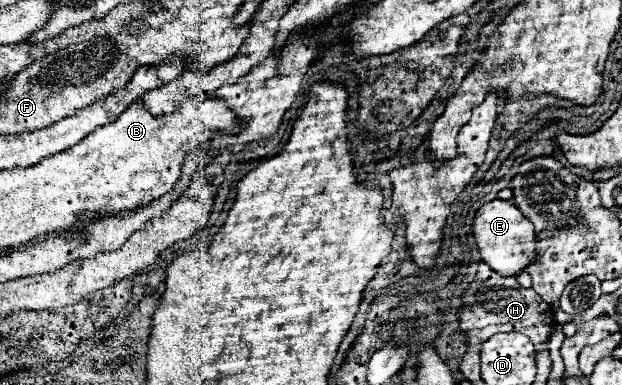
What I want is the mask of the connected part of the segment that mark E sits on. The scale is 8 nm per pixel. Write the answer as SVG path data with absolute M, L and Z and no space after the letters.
M496 198L492 202L486 202L474 216L472 234L478 244L480 258L500 276L514 276L524 270L530 260L534 260L534 226L508 200Z

